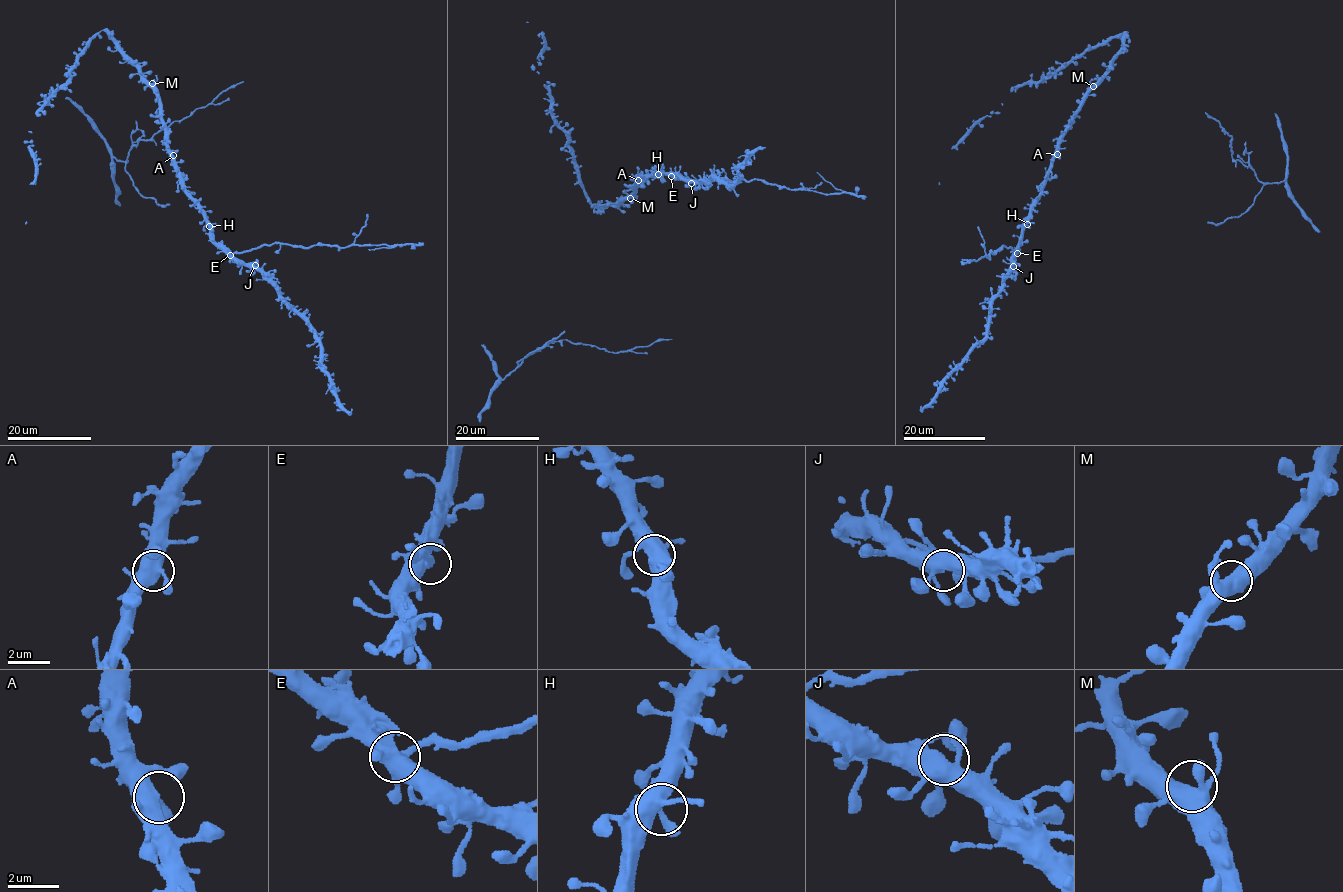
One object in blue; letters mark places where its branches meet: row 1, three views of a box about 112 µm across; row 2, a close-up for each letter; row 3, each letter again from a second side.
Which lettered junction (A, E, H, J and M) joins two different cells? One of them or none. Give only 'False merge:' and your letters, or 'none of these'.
False merge: E

